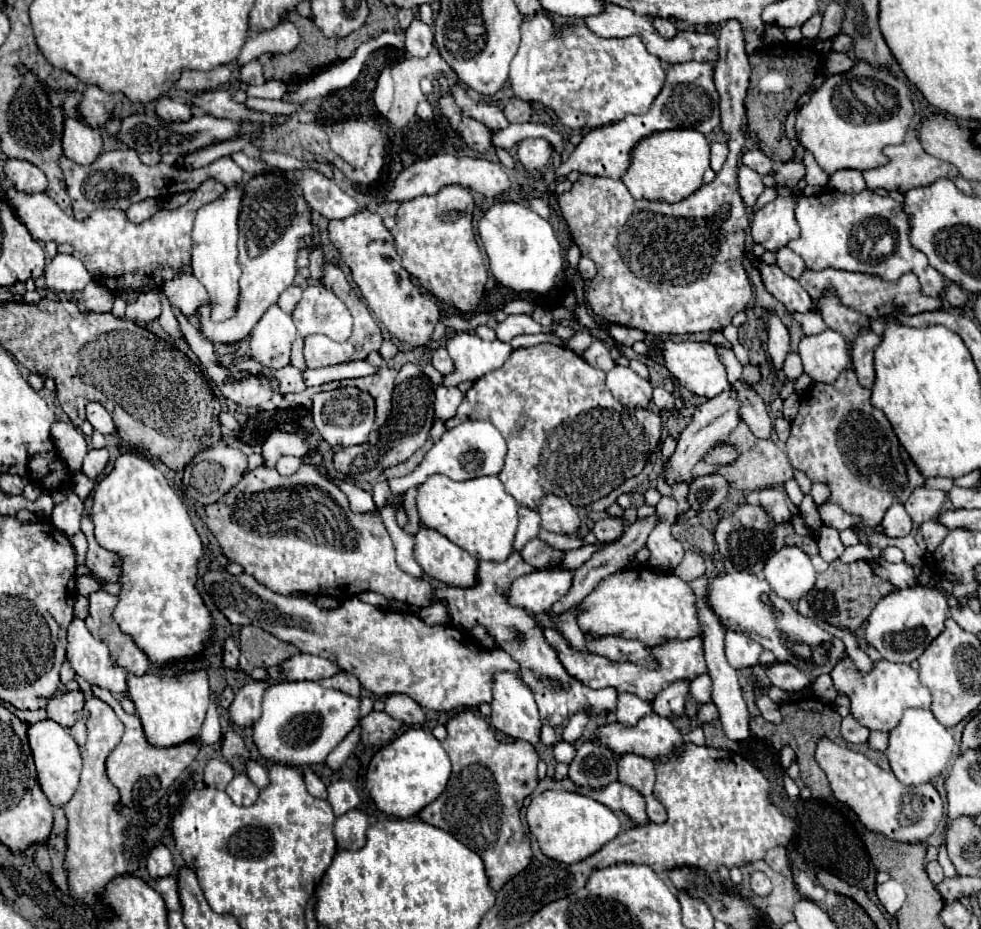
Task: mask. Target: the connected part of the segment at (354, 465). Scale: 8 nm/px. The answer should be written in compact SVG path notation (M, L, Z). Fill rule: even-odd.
M405 363L395 379L395 391L393 391L393 409L383 429L371 433L371 441L355 447L343 447L333 455L333 465L339 473L345 475L351 483L373 483L377 481L387 467L399 465L407 461L419 447L423 447L429 429L435 421L433 413L433 397L435 385L431 379L421 371L419 365Z

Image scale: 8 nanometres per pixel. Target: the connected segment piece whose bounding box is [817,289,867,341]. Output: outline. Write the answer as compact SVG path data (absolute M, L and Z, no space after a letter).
M825 289L825 293L819 299L819 313L829 325L829 329L839 331L847 341L853 341L859 329L867 327L867 317L863 313L857 313L845 305L841 305L837 293L833 289Z

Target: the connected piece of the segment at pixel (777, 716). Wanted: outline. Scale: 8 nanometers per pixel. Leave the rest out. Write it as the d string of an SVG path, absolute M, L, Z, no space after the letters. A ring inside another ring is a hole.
M767 695L759 697L757 699L757 707L761 709L761 715L763 719L767 719L769 723L781 723L781 713L779 713L779 705L775 705Z

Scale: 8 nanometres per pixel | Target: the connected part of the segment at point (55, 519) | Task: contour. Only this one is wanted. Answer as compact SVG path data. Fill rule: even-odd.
M71 493L63 503L53 507L51 523L57 529L61 529L61 533L65 533L67 537L73 537L79 531L79 519L81 519L83 511L85 511L83 501L75 493Z

